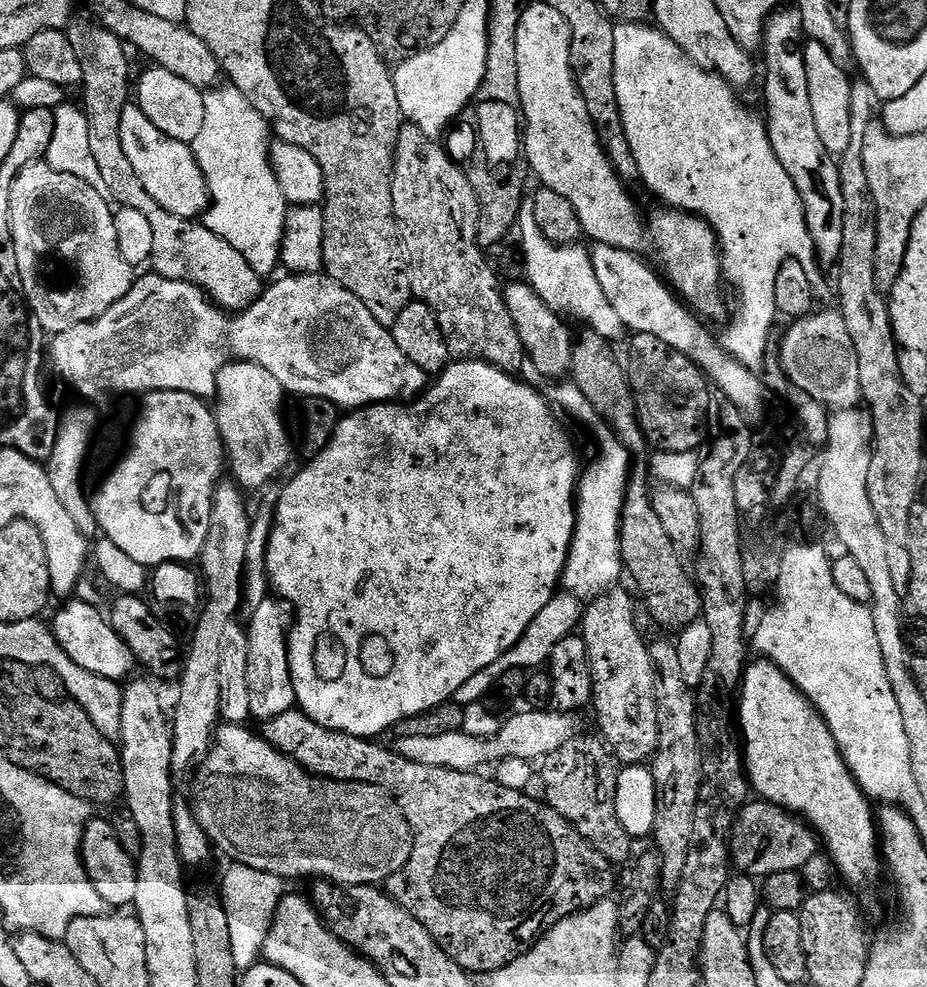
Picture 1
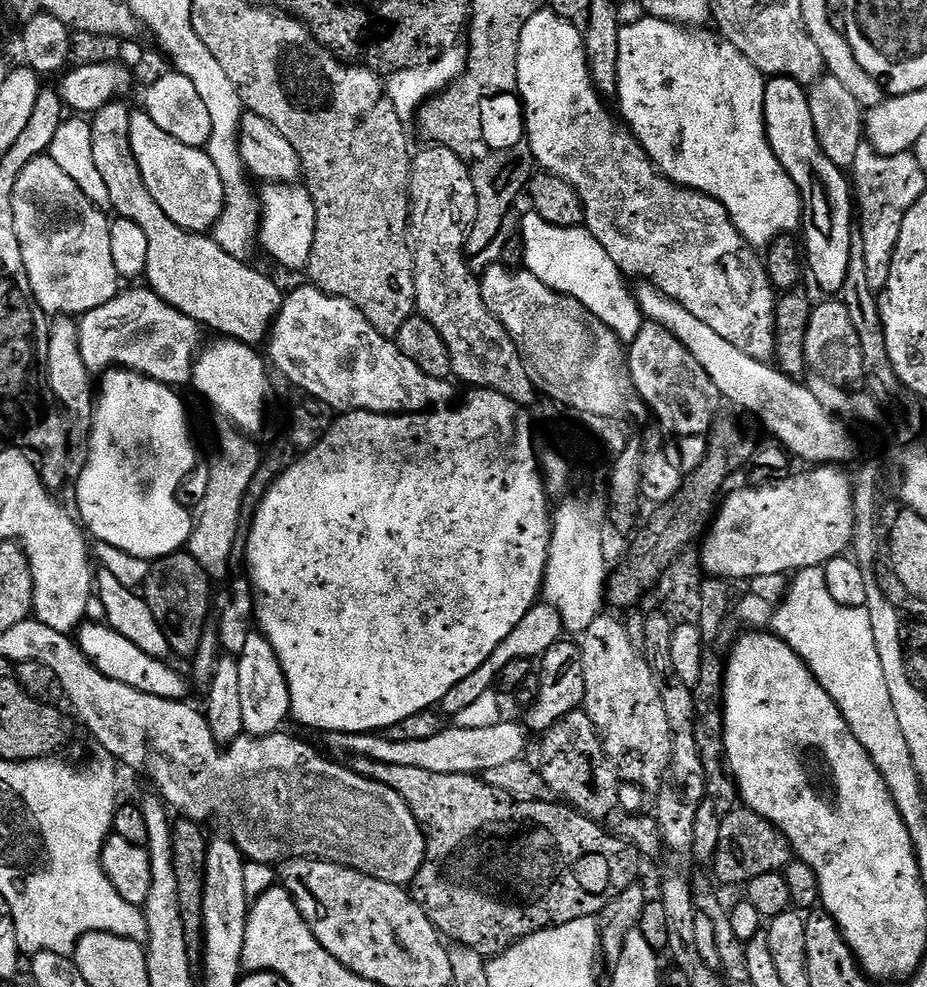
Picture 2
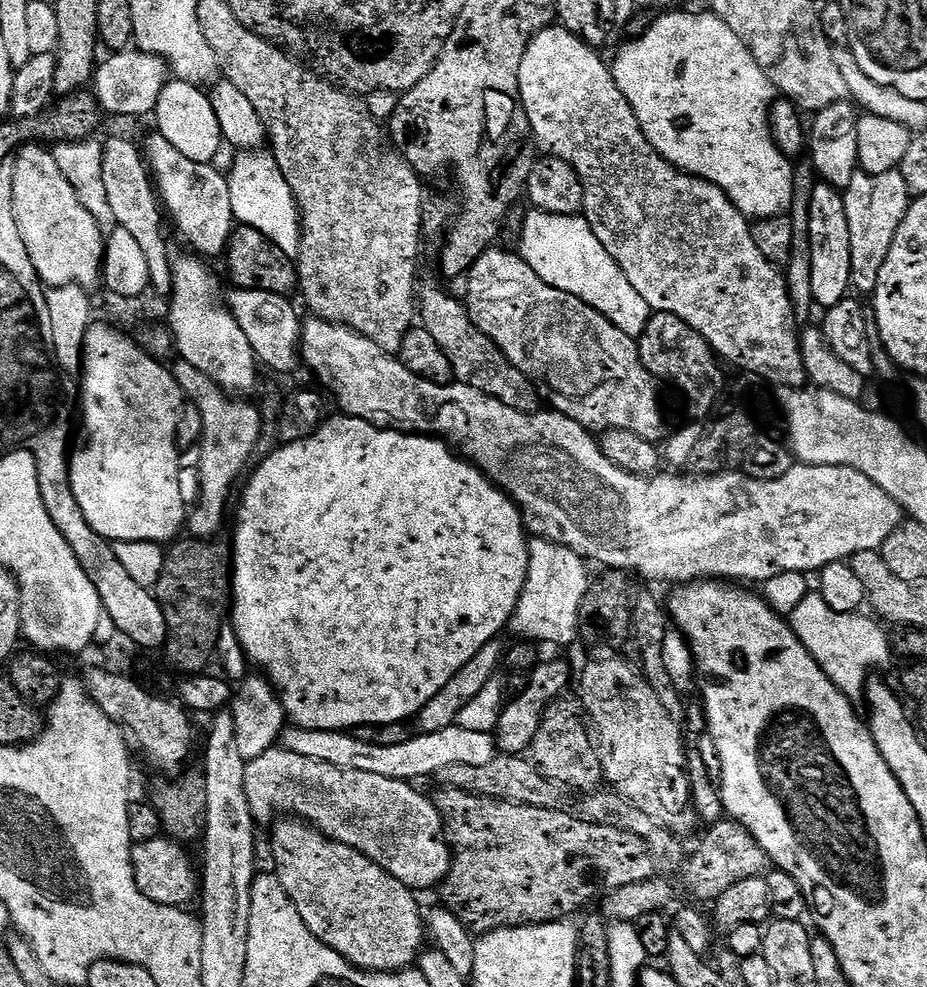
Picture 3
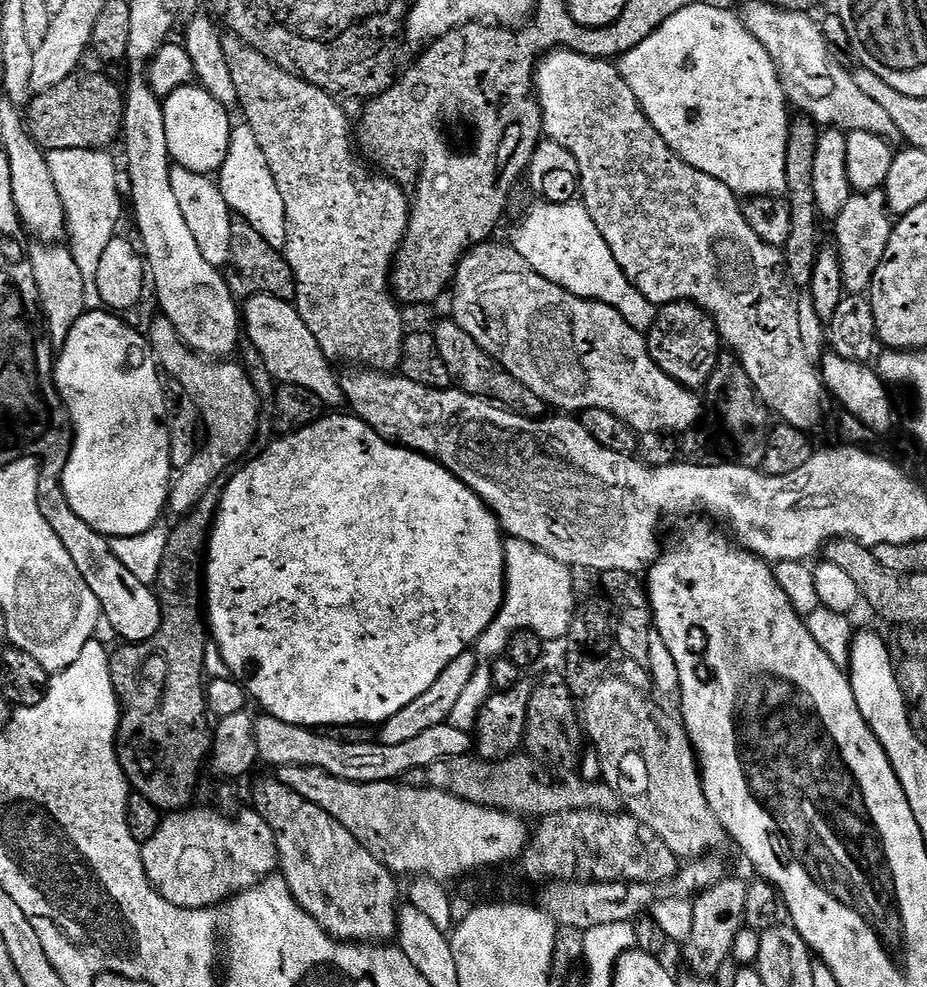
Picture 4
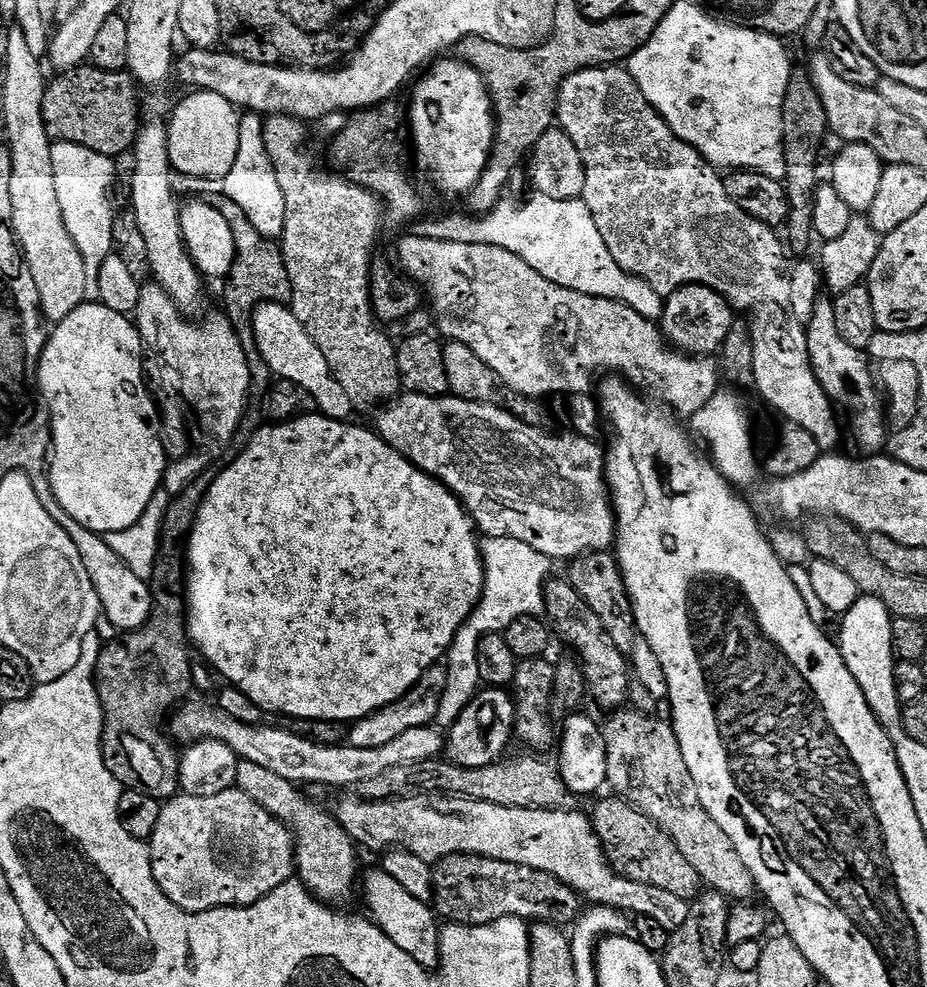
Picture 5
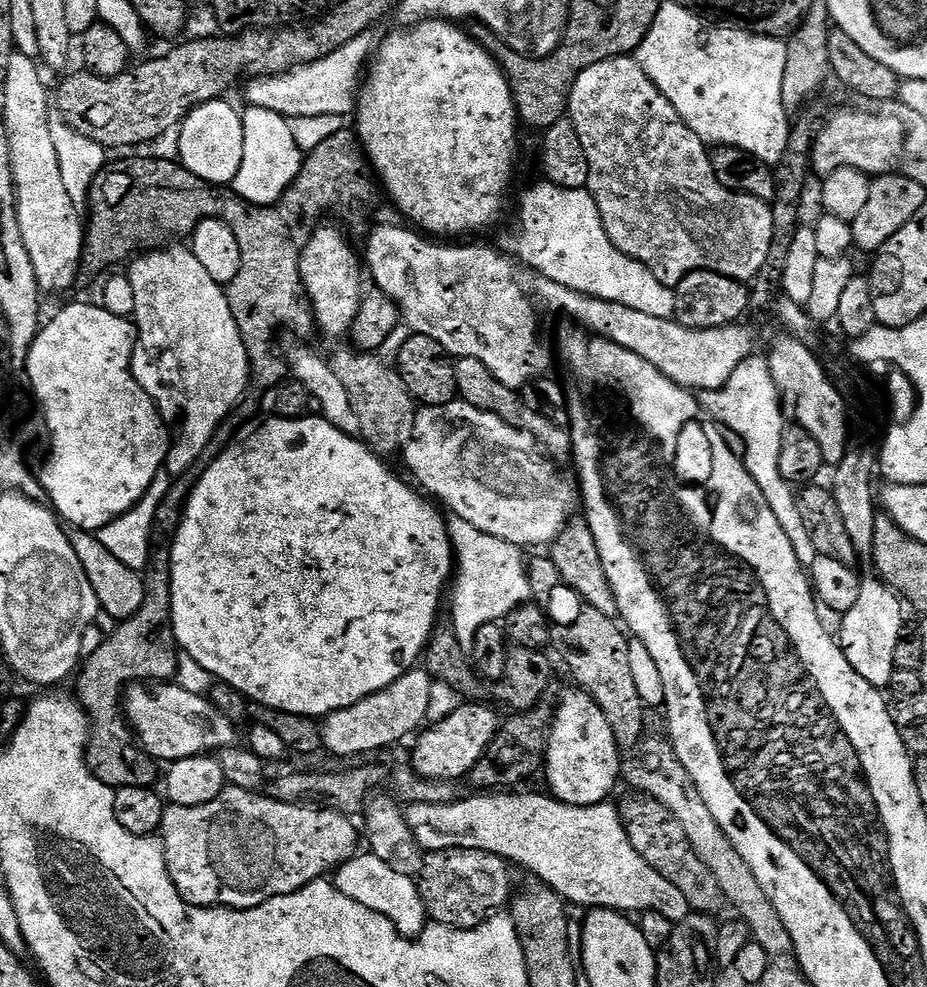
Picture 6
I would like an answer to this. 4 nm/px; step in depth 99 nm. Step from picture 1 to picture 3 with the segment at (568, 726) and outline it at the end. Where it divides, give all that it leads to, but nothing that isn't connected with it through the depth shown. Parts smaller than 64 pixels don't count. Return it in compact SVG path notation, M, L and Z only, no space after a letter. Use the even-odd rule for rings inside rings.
M288 726L282 733L282 744L294 754L302 754L302 758L318 758L318 762L330 762L330 766L338 766L342 770L362 770L366 774L382 774L382 778L409 782L416 782L419 776L435 777L446 766L482 766L498 755L498 740L492 732L466 730L457 726L437 732L413 734L406 742L402 742L402 746L374 746L370 742L362 742L357 736L344 730L331 732L330 730Z

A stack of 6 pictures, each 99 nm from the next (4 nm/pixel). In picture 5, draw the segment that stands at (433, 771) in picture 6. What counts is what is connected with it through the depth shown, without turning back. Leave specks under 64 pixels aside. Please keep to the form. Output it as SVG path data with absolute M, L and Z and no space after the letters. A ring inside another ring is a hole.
M486 688L457 716L451 730L447 731L445 755L452 763L466 769L478 769L497 763L512 742L516 724L516 704L504 688Z

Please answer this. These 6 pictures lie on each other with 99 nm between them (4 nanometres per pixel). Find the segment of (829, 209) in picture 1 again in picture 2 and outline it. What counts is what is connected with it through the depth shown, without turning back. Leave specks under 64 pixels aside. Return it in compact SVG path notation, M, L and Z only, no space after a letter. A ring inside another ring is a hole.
M785 76L771 77L764 85L764 125L770 142L770 150L774 150L774 158L778 158L780 163L780 171L794 182L800 195L802 233L804 232L802 244L806 249L806 264L816 273L812 280L819 284L824 294L838 294L850 270L850 246L854 235L854 188L845 169L834 166L834 162L826 158L818 142L818 134L814 130L814 118L810 114L808 88Z

